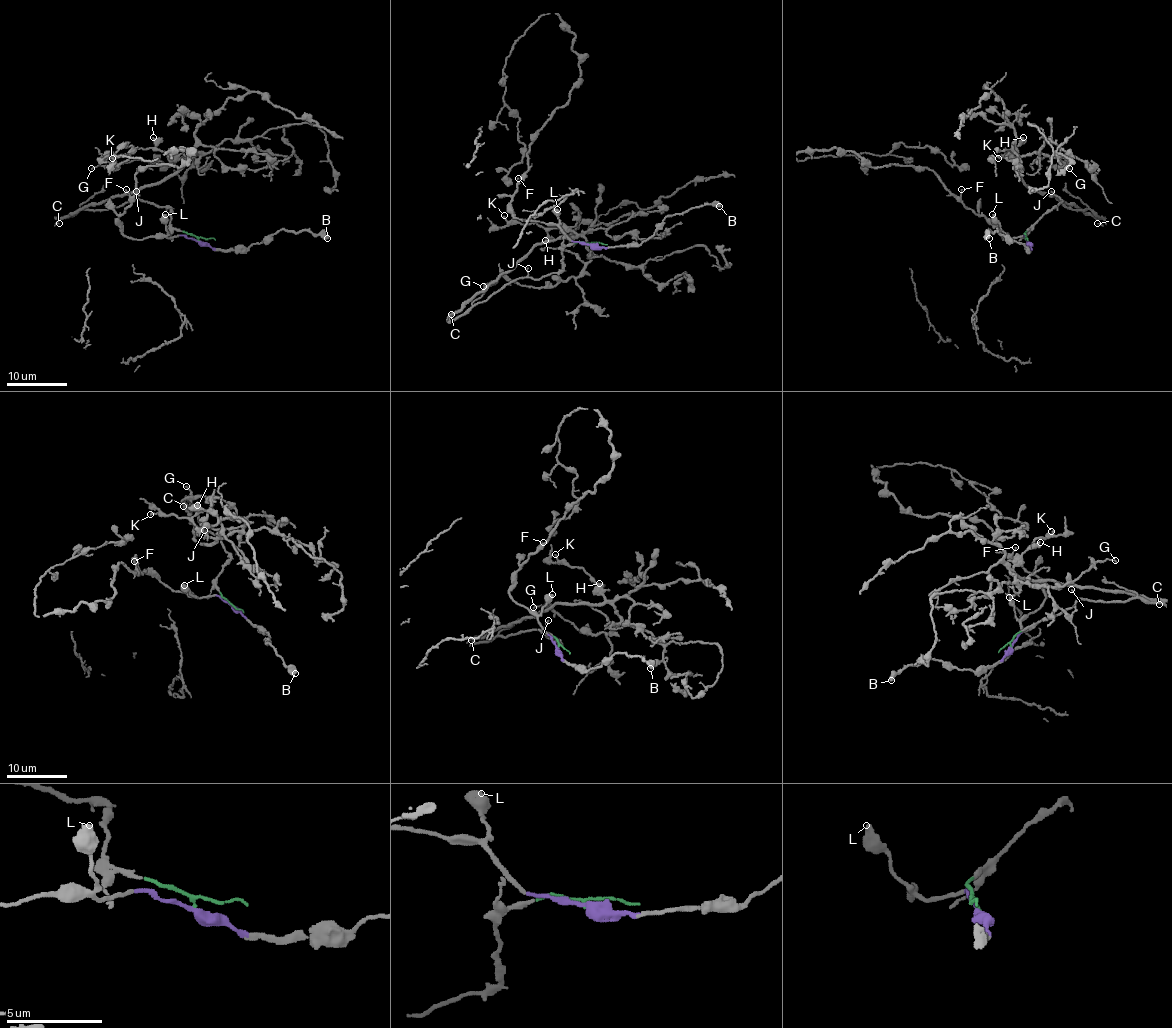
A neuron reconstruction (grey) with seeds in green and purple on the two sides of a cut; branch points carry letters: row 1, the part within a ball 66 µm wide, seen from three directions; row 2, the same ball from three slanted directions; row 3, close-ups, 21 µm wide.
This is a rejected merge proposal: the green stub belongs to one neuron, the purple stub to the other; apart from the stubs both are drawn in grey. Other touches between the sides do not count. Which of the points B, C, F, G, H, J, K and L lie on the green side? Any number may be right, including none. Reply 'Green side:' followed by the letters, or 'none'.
Green side: C, G, H, J, K

